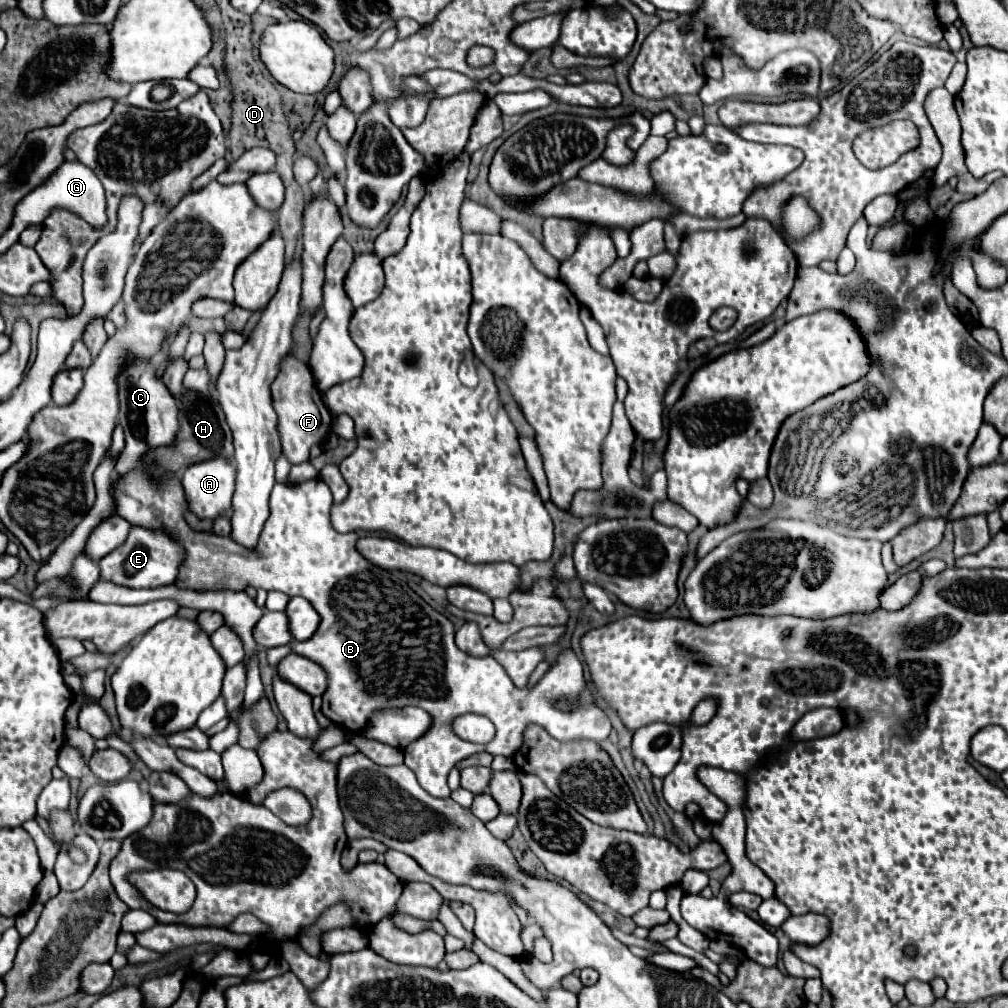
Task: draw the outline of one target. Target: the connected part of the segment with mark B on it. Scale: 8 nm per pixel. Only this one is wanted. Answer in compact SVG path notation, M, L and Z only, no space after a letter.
M136 469L119 479L113 481L113 495L117 515L127 519L131 525L145 527L151 531L165 531L171 535L173 541L177 541L183 551L185 559L179 567L177 587L179 589L193 589L193 591L245 591L247 587L265 589L265 591L283 591L283 593L295 593L305 597L313 607L317 607L317 613L321 615L321 627L317 629L317 635L309 641L297 641L293 643L293 651L299 655L305 655L307 659L313 659L321 667L327 669L329 675L329 687L323 695L323 713L349 731L353 735L353 745L361 749L371 761L379 765L397 765L401 763L401 751L393 749L389 745L381 745L377 741L369 741L361 735L361 729L369 721L369 715L375 709L383 707L405 707L415 705L425 709L433 719L433 728L425 731L419 739L409 743L403 749L405 765L415 773L419 785L433 797L450 797L451 790L447 784L448 775L456 764L461 761L461 755L477 753L477 743L461 741L453 733L453 719L463 713L479 713L493 721L495 725L495 737L487 745L483 745L483 751L491 755L505 755L511 757L517 747L521 745L523 731L529 723L537 723L543 729L549 731L551 737L559 741L569 739L593 739L603 741L611 733L611 721L607 713L601 707L595 705L579 705L565 713L557 709L557 701L563 697L576 704L577 696L585 687L584 669L573 651L563 651L557 659L557 663L551 665L551 669L545 673L545 677L529 691L529 689L515 689L513 681L505 673L505 669L497 663L493 657L473 657L455 645L455 631L453 623L439 611L435 611L427 601L423 601L405 581L405 577L399 571L387 571L371 561L367 561L357 551L357 533L337 533L329 523L329 509L333 505L333 495L329 487L319 479L309 479L303 483L275 483L271 497L269 497L269 509L271 515L265 521L265 527L259 535L257 547L247 549L239 545L233 539L215 535L215 533L203 533L193 531L183 517L188 510L187 501L181 481L176 475L164 475L156 480L145 471Z

